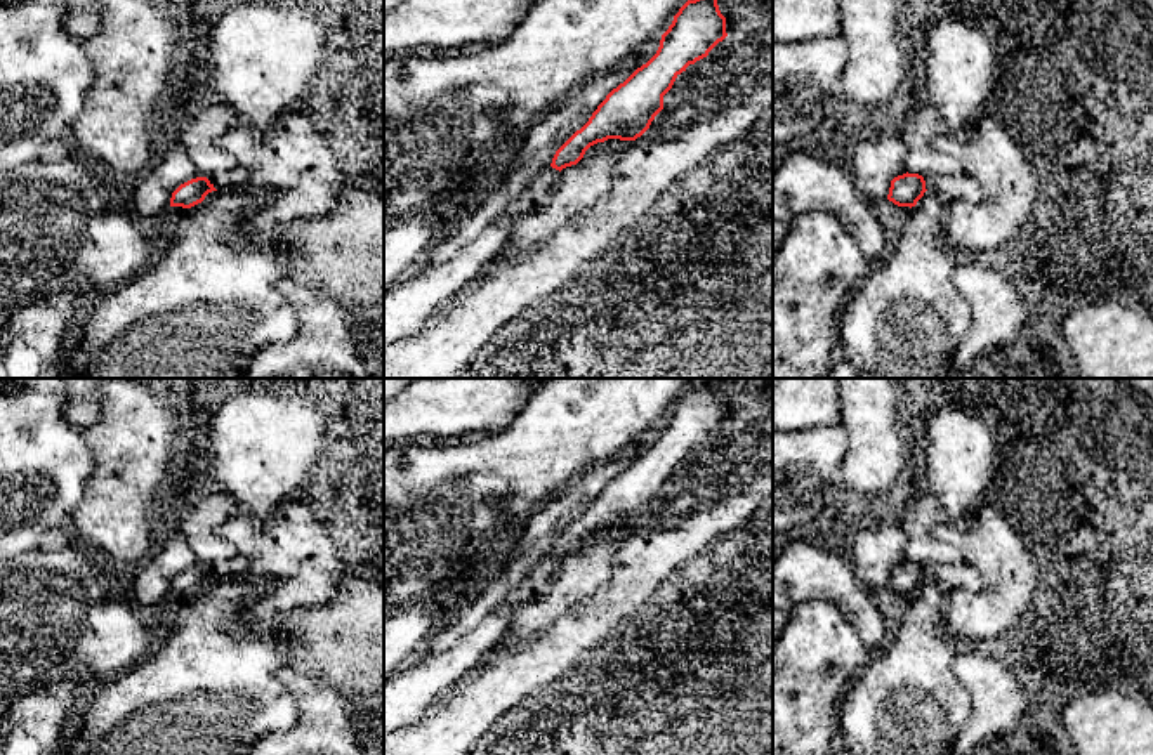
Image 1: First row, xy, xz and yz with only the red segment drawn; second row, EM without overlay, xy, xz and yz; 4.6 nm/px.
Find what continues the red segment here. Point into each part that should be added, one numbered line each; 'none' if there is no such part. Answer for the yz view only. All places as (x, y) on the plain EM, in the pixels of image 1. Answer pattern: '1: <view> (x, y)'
1: yz (947, 577)

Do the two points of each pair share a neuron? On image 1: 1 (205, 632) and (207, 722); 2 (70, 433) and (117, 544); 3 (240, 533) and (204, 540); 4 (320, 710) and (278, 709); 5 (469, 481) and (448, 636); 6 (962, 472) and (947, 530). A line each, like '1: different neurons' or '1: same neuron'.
1: same neuron
2: different neurons
3: different neurons
4: different neurons
5: different neurons
6: different neurons

